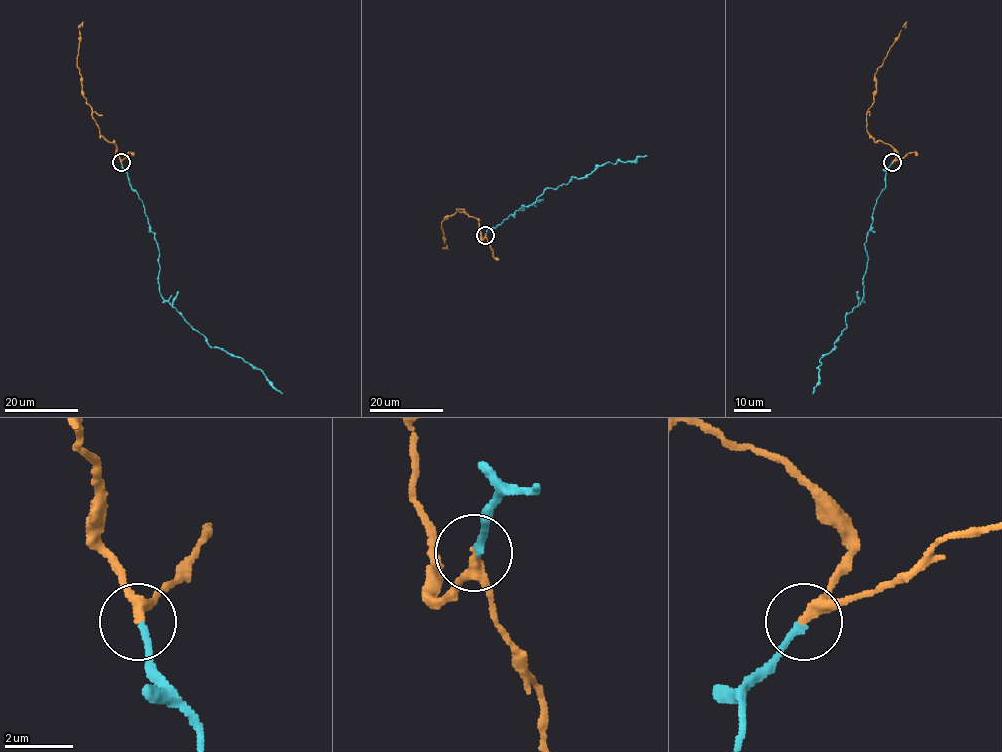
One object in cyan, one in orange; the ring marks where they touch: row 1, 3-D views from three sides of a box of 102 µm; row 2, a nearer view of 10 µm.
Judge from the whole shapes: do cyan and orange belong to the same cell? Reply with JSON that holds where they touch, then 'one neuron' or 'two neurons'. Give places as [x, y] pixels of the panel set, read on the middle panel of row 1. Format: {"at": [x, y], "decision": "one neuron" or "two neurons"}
{"at": [485, 235], "decision": "one neuron"}

